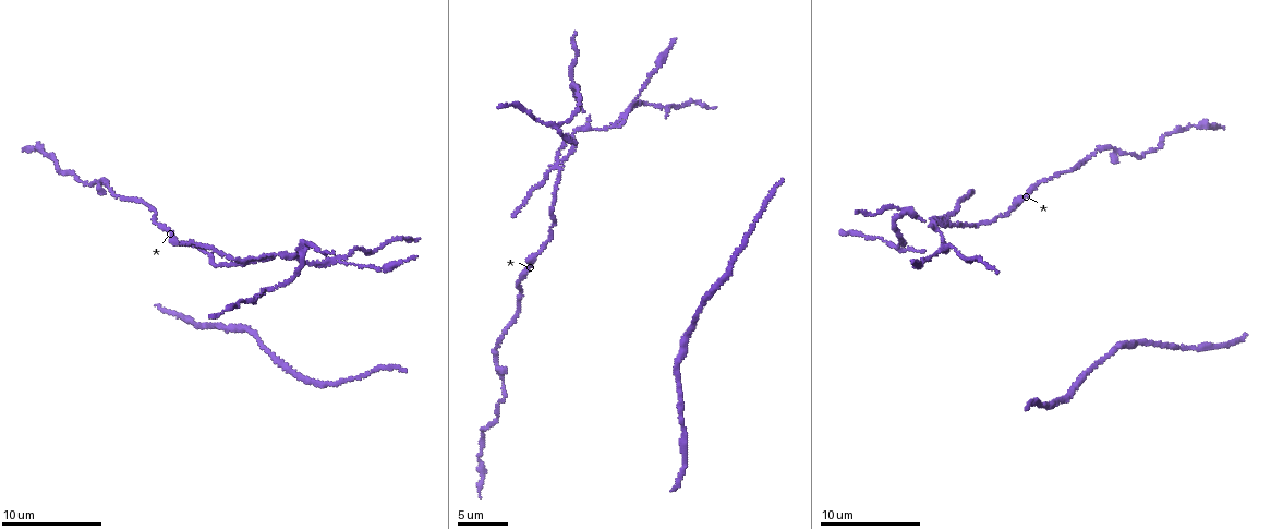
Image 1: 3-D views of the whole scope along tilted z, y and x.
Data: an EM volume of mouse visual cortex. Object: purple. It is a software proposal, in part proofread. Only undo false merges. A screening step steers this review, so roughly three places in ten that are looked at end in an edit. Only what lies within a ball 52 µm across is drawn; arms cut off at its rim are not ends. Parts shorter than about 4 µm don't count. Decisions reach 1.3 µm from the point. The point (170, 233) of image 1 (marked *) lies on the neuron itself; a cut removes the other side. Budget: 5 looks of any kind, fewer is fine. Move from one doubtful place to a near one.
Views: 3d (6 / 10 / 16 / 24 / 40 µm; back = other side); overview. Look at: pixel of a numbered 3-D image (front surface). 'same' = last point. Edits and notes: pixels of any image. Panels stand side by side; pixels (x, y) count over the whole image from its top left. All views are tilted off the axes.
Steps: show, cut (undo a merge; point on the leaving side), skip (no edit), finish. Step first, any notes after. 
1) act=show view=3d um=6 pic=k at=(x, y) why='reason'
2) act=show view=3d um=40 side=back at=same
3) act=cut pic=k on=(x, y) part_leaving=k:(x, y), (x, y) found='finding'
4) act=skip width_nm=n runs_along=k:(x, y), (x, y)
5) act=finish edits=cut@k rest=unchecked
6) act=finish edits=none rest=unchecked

act=show view=3d um=10 pic=1 at=(550, 169)

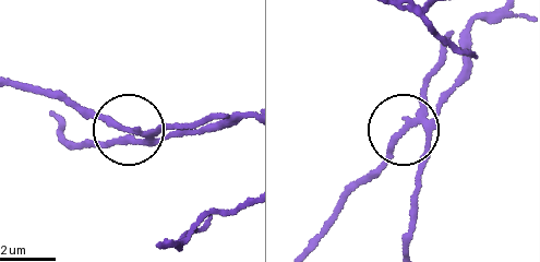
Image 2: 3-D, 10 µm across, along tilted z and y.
act=show view=3d um=6 pic=2 at=(401, 130)

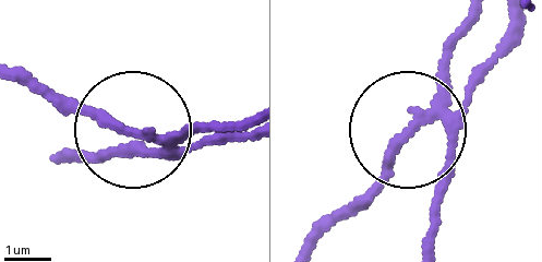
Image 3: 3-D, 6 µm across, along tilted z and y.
act=cut pic=3 on=(216, 128) part_leaving=3:(167, 144), (24, 84) found='a second neuron is stuck on'

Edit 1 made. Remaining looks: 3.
act=show view=3d um=10 pic=1 at=(305, 248) why='a fork'

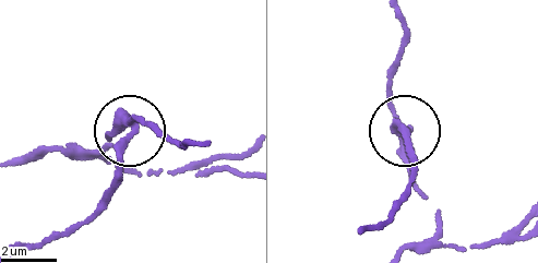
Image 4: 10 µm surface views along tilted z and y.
act=cut pic=4 on=(120, 158) part_leaving=4:(134, 126), (109, 202), (40, 241), (11, 248) found='two neurons meet here'

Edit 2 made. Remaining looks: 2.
act=show view=overview

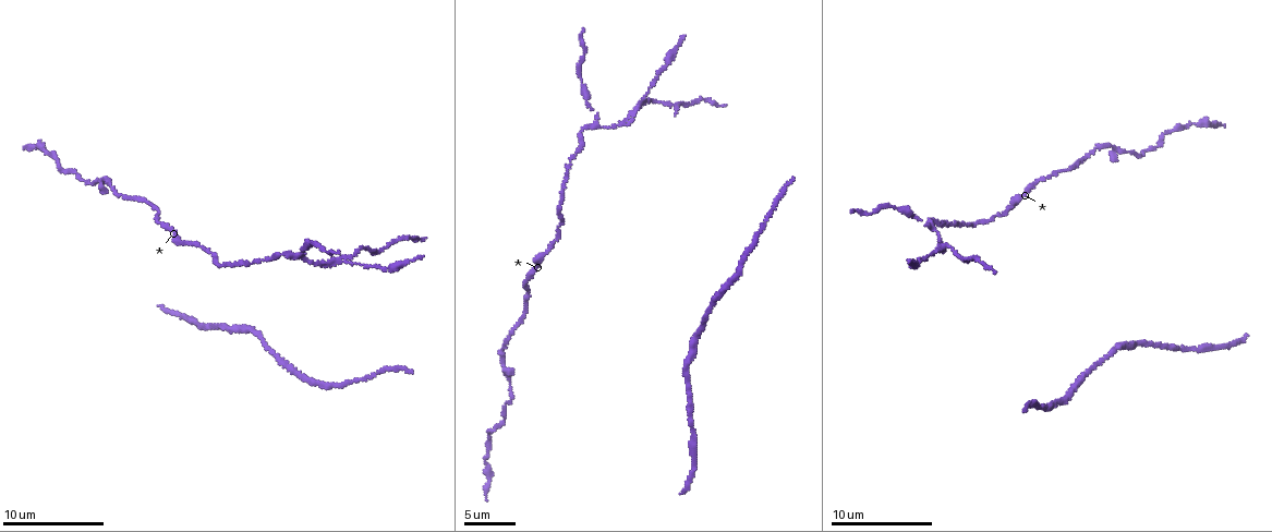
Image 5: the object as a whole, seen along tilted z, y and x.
act=show view=3d um=10 pic=5 at=(296, 258)

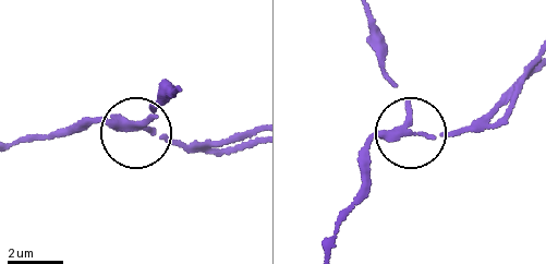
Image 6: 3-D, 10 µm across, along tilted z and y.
act=cut pic=6 on=(155, 134) part_leaving=6:(395, 138), (481, 127), (530, 78) found='a second neuron is stuck on'

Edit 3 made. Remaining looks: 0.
act=finish edits=cut@3,cut@4,cut@6 rest=unchecked

